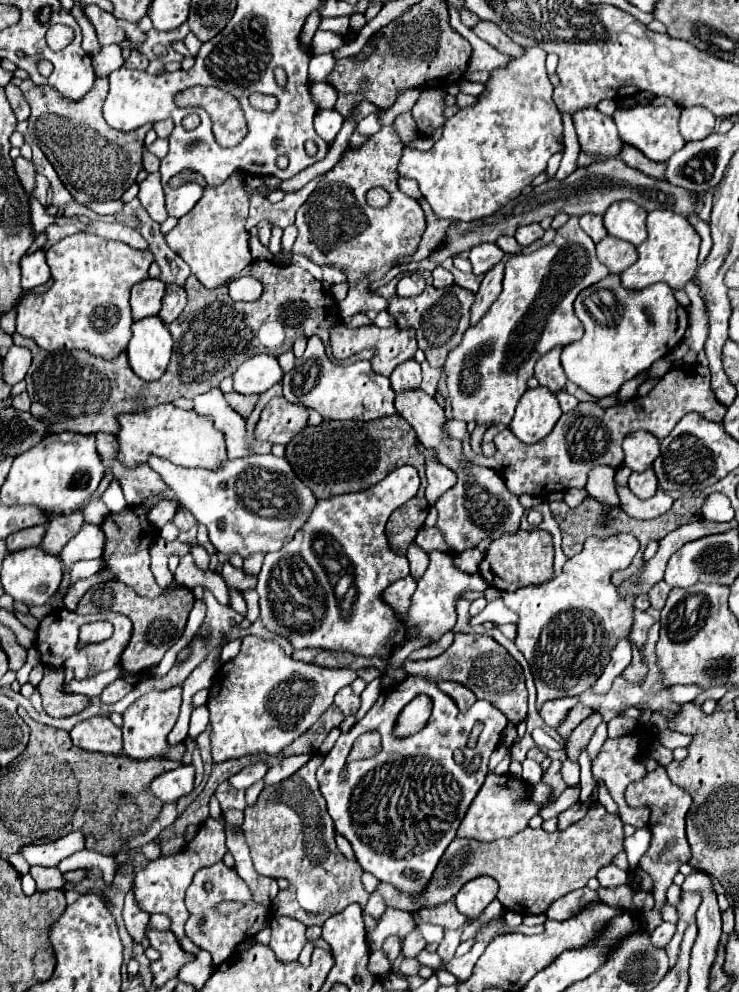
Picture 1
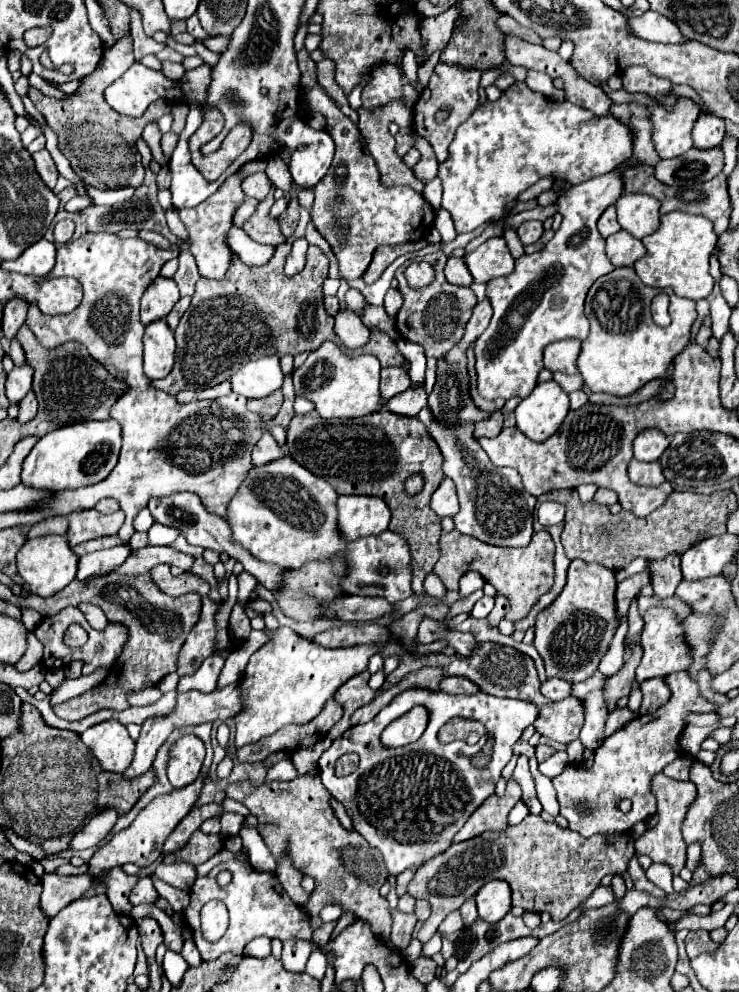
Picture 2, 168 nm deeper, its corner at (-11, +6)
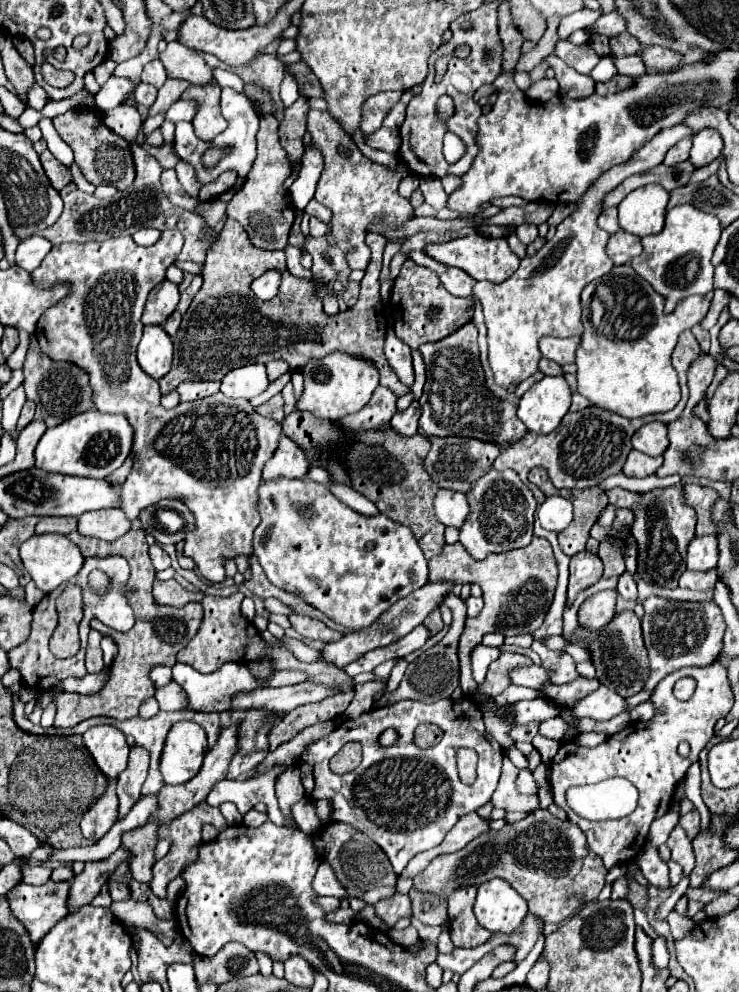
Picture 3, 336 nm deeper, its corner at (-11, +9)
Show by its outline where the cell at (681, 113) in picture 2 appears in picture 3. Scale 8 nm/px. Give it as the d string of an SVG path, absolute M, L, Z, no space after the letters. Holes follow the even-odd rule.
M684 138L682 142L678 142L674 148L668 150L668 154L666 154L666 158L664 158L664 164L666 164L666 166L674 166L674 164L680 164L680 162L688 160L690 146L692 146L690 138Z

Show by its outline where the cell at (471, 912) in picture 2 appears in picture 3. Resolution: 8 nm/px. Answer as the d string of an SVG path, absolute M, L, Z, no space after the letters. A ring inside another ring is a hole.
M462 886L448 896L448 932L456 948L476 948L486 944L494 934L478 926L472 906L476 898L476 886Z

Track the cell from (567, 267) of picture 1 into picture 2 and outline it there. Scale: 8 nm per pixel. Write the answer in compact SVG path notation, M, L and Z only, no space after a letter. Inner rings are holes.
M610 171L600 177L592 177L576 187L562 191L558 195L558 209L564 219L560 229L552 237L552 241L542 251L518 257L514 271L510 275L488 281L486 297L490 297L494 315L488 329L474 343L480 397L488 401L496 401L496 399L508 401L512 397L526 399L538 383L538 373L544 369L544 363L542 363L544 347L548 343L568 339L568 337L576 337L576 339L588 337L590 323L584 315L586 293L598 277L614 269L614 265L606 257L606 251L604 251L606 241L596 229L596 221L606 211L606 207L610 207L620 195L622 195L622 179L620 179L620 173L616 171Z

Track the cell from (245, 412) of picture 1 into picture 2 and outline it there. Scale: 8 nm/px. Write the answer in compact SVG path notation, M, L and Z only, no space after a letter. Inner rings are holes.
M274 391L270 397L262 399L248 399L248 409L262 415L262 417L274 417L282 405L282 391Z

